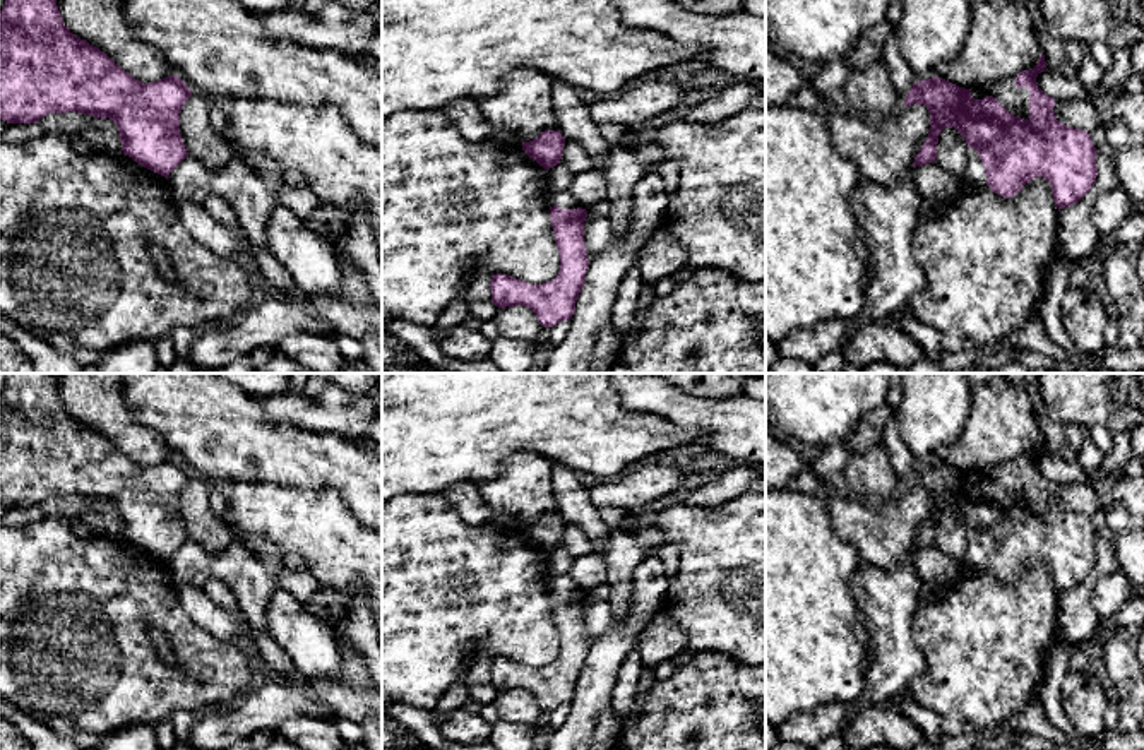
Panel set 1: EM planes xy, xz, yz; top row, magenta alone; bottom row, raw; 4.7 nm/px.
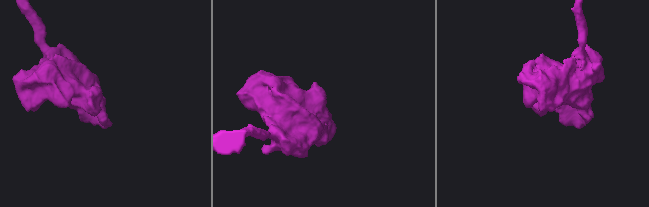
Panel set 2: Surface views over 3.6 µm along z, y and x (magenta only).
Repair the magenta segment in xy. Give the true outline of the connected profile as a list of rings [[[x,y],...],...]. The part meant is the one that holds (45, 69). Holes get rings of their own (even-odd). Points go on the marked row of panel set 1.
[[[5,0],[0,10],[0,120],[7,123],[34,123],[50,113],[69,111],[110,118],[118,127],[123,154],[168,178],[188,156],[180,134],[180,111],[190,96],[176,75],[144,84],[127,74],[104,51],[70,33],[57,0]]]

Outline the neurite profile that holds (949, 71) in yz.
[[[983,0],[973,7],[961,55],[935,68],[964,89],[985,89],[1036,67],[1043,53],[1028,7],[1010,0]]]

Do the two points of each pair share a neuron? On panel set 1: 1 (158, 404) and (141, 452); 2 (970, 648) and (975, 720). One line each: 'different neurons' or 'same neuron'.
1: different neurons
2: same neuron

